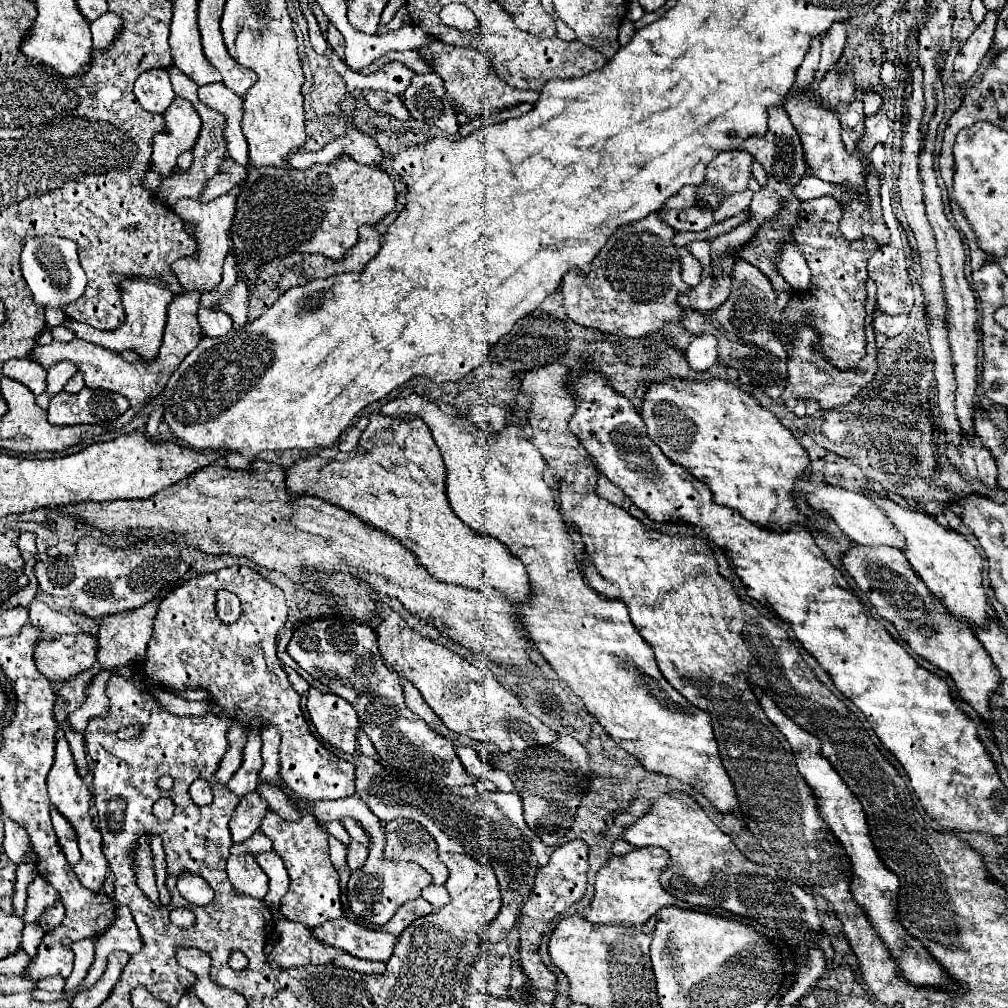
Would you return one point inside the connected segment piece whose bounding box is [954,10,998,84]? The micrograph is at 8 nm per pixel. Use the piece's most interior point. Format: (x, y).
(968, 59)

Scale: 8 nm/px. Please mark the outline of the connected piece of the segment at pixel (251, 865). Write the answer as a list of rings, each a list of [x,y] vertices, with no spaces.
[[[250,854],[228,858],[228,878],[236,888],[236,892],[240,894],[264,900],[268,892],[268,876]]]

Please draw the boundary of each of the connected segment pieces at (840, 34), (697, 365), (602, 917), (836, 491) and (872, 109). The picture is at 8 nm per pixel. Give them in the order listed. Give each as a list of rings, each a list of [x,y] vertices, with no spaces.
[[[834,22],[832,28],[822,38],[822,60],[814,78],[816,82],[820,82],[824,78],[824,72],[828,72],[828,68],[832,68],[840,60],[844,42],[846,42],[846,22]]]
[[[702,334],[702,336],[696,336],[688,350],[686,350],[686,358],[688,358],[688,366],[696,372],[704,372],[708,370],[710,366],[716,364],[716,338],[710,336],[710,334]]]
[[[656,846],[634,848],[624,856],[612,856],[596,874],[594,896],[586,918],[594,924],[644,924],[660,908],[672,906],[676,900],[658,882],[664,864],[668,864],[668,852]]]
[[[818,484],[816,492],[812,496],[808,496],[808,502],[814,510],[830,516],[842,528],[842,532],[850,540],[854,540],[856,544],[892,546],[892,548],[898,548],[898,550],[906,548],[904,536],[900,532],[896,532],[890,518],[884,512],[880,512],[880,508],[860,492],[850,492],[850,490],[844,490],[844,488],[836,488],[832,484]]]
[[[866,90],[866,92],[864,92],[864,98],[862,98],[862,102],[864,102],[864,112],[866,112],[866,116],[872,116],[872,114],[876,114],[876,110],[880,108],[880,104],[882,104],[882,98],[880,98],[876,92],[872,92],[872,90]]]

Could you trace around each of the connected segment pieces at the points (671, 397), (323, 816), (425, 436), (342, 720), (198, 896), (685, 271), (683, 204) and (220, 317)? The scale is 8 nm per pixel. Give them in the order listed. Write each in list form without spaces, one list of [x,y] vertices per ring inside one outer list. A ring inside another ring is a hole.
[[[664,380],[652,384],[644,396],[640,414],[646,422],[648,436],[654,440],[654,444],[674,464],[680,464],[692,476],[702,480],[710,488],[716,504],[738,510],[746,520],[754,522],[760,528],[786,532],[794,524],[808,526],[808,518],[798,512],[794,502],[794,482],[800,480],[802,474],[810,468],[808,452],[800,446],[792,432],[780,424],[780,420],[772,412],[764,410],[750,394],[736,388],[732,382]]]
[[[357,795],[337,800],[322,800],[322,802],[316,802],[316,806],[312,802],[312,806],[306,810],[312,810],[320,822],[328,822],[328,804],[330,804],[330,820],[340,820],[344,816],[350,816],[358,824],[364,824],[364,830],[370,837],[368,846],[370,856],[368,856],[366,864],[360,870],[352,872],[352,876],[348,880],[348,900],[350,900],[350,910],[358,918],[366,916],[370,922],[384,926],[386,922],[390,922],[390,918],[396,914],[396,910],[402,904],[418,898],[420,892],[432,884],[432,876],[422,866],[418,866],[414,862],[400,862],[400,860],[386,860],[384,858],[384,828],[382,828],[380,820]]]
[[[372,414],[366,430],[362,432],[358,446],[350,452],[338,452],[334,458],[308,456],[294,462],[294,466],[286,468],[286,488],[294,498],[298,496],[316,496],[324,502],[340,506],[346,512],[356,514],[364,524],[370,524],[376,530],[388,532],[402,546],[406,546],[436,580],[456,584],[456,578],[466,580],[466,588],[480,590],[484,584],[496,588],[512,602],[528,600],[528,574],[526,568],[516,560],[516,556],[508,554],[504,544],[498,540],[476,536],[472,528],[468,528],[450,508],[444,486],[444,464],[440,460],[438,448],[432,440],[428,426],[418,416],[386,416]]]
[[[316,688],[308,690],[308,714],[316,726],[320,738],[334,748],[354,754],[356,752],[356,730],[358,716],[354,708],[336,694],[322,694]]]
[[[184,872],[176,884],[180,894],[198,906],[209,904],[213,900],[213,890],[209,884],[200,876]]]
[[[682,248],[680,252],[680,274],[682,274],[682,280],[688,284],[688,286],[696,286],[700,282],[700,272],[702,272],[702,266],[700,262],[686,250]]]
[[[684,186],[676,196],[672,196],[664,208],[690,208],[696,204],[696,186]]]
[[[200,304],[198,322],[200,322],[204,334],[206,334],[206,336],[212,336],[212,338],[224,336],[224,334],[228,334],[230,328],[232,328],[232,318],[226,316],[224,312],[212,310],[212,304]]]

